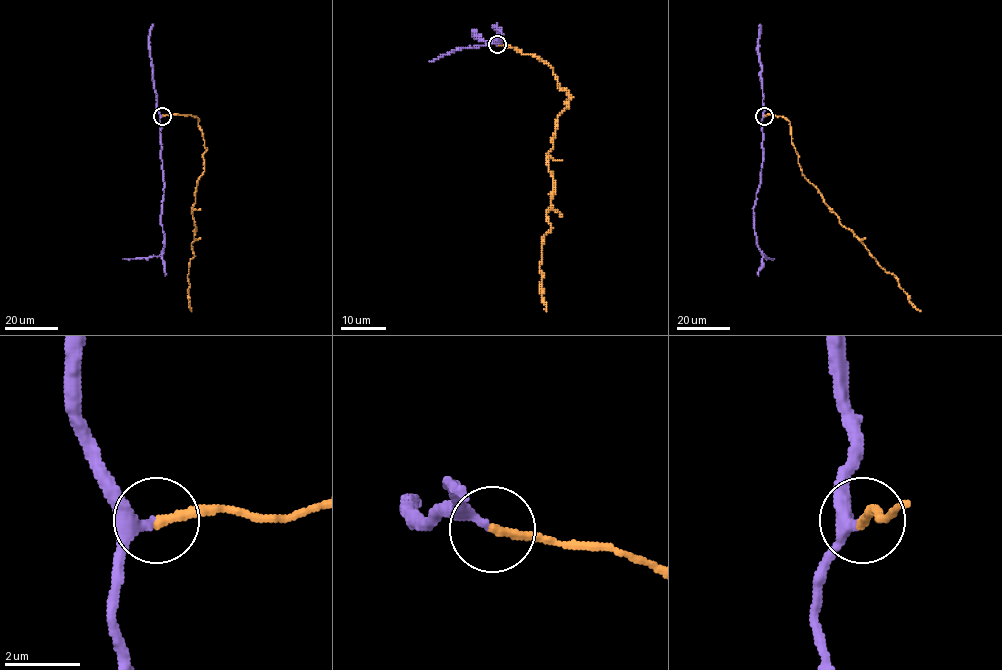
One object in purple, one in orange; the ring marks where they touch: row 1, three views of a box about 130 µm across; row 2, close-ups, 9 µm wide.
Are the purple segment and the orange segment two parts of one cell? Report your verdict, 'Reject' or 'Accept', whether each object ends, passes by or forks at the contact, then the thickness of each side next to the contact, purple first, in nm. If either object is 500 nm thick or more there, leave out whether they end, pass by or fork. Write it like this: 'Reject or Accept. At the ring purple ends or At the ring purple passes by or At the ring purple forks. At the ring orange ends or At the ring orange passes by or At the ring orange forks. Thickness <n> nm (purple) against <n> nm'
Accept. At the ring purple passes by. At the ring orange ends. Thickness 200 nm (purple) against 240 nm

